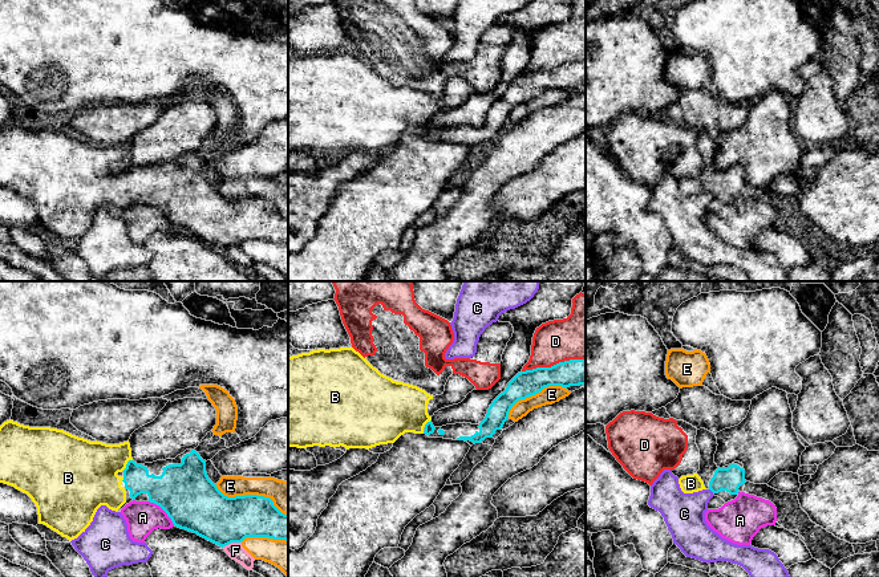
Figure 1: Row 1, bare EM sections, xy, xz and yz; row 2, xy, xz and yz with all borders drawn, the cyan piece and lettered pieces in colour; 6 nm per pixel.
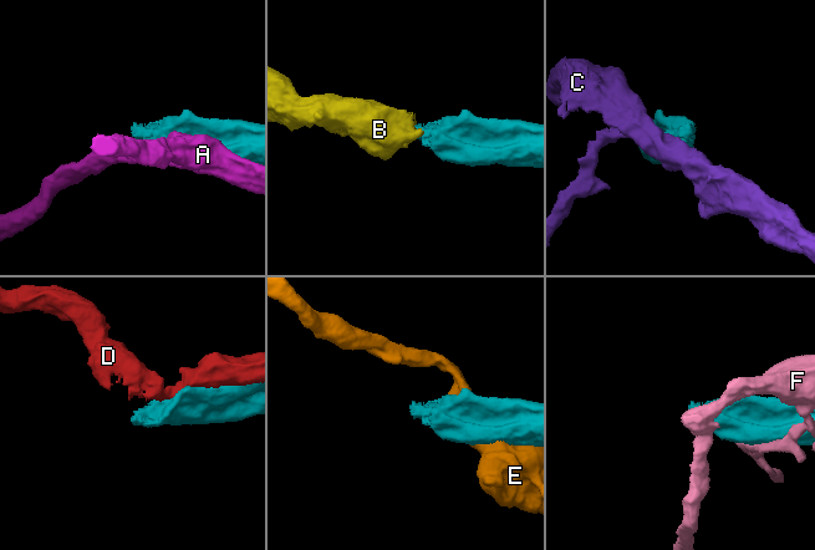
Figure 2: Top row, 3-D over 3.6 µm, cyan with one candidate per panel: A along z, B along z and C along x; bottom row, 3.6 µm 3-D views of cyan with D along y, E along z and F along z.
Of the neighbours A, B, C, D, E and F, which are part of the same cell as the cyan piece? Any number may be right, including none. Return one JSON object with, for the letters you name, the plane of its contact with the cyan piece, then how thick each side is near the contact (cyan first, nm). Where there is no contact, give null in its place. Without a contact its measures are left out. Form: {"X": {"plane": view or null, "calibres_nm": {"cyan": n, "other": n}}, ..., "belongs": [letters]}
{"B": {"plane": "xy", "calibres_nm": {"cyan": 160, "other": 360}}, "belongs": ["B"]}

